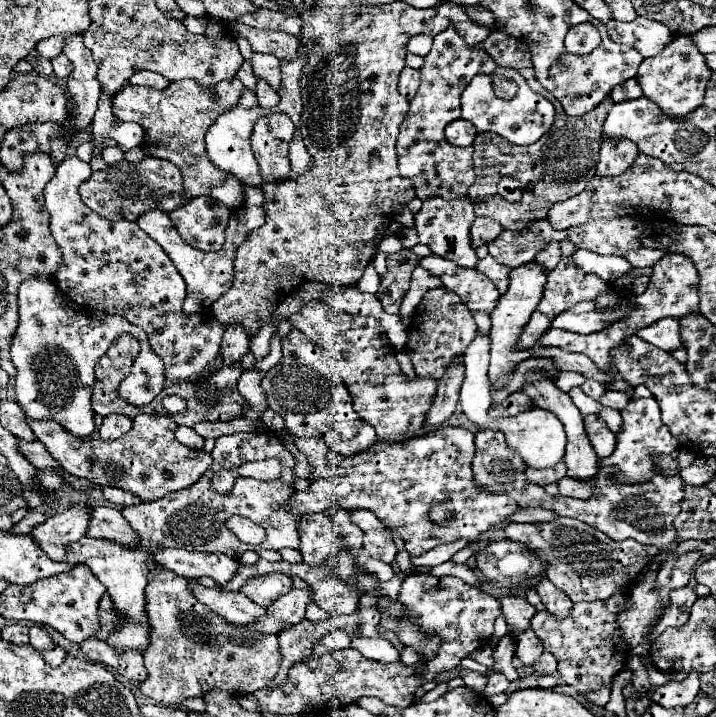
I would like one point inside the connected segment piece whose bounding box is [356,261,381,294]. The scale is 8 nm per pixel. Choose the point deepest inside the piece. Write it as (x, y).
(370, 281)

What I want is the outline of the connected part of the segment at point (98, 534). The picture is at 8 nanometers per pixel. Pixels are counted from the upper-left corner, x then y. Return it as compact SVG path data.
M104 506L92 508L92 518L86 536L110 540L120 544L122 548L132 548L132 550L138 548L138 534L116 508L104 508Z

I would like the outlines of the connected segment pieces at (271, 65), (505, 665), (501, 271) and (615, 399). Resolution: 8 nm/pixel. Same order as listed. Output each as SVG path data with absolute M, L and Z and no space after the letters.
M254 54L252 56L252 66L254 74L266 80L276 92L282 90L282 78L280 78L280 60L270 54Z
M508 632L504 638L500 638L498 646L494 648L494 660L496 664L492 666L492 670L500 670L508 680L516 680L518 672L512 664L512 658L516 654L516 638L512 636L512 632Z
M486 256L482 260L478 260L478 266L476 266L480 272L484 272L498 288L500 294L504 294L508 290L508 274L510 274L510 268L508 266L502 266L498 264L492 256Z
M604 392L604 396L598 400L602 406L610 406L616 410L624 410L628 404L628 396L624 392Z

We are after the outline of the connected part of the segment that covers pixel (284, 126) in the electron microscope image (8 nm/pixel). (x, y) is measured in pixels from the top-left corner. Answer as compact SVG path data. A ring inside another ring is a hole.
M286 114L260 118L252 132L252 150L266 182L278 182L288 176L288 144L294 136L294 124Z

